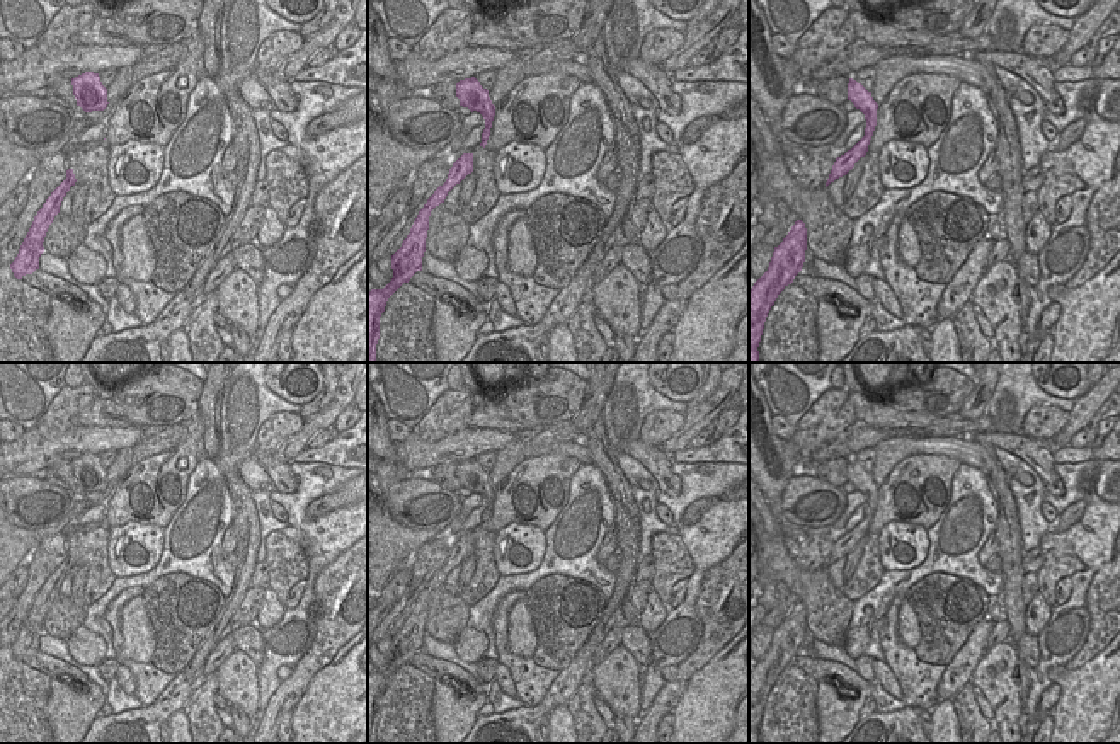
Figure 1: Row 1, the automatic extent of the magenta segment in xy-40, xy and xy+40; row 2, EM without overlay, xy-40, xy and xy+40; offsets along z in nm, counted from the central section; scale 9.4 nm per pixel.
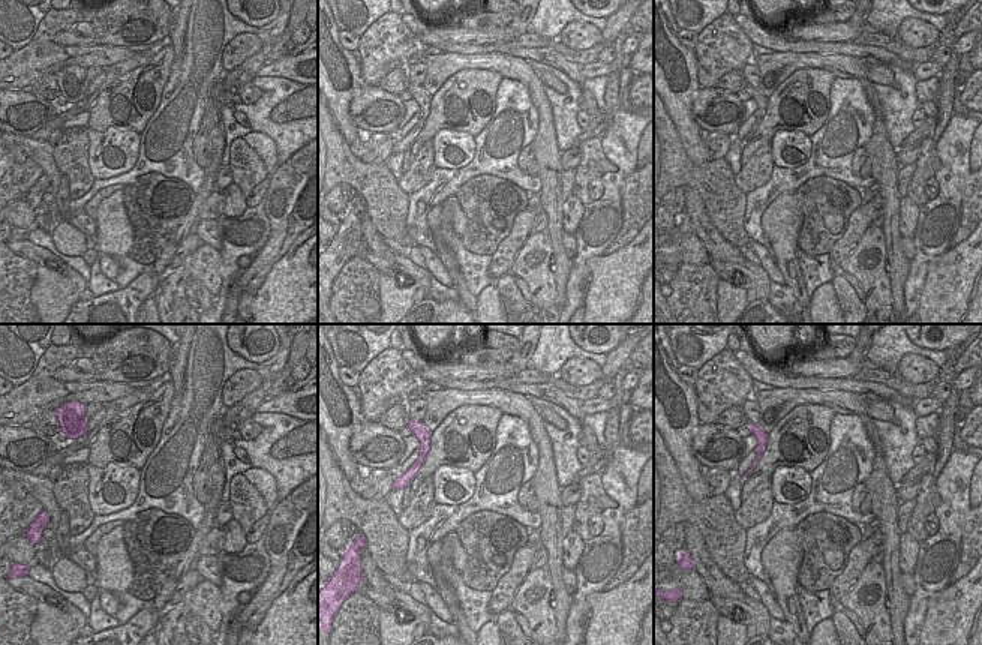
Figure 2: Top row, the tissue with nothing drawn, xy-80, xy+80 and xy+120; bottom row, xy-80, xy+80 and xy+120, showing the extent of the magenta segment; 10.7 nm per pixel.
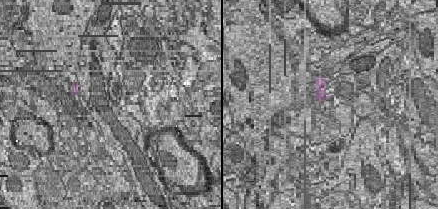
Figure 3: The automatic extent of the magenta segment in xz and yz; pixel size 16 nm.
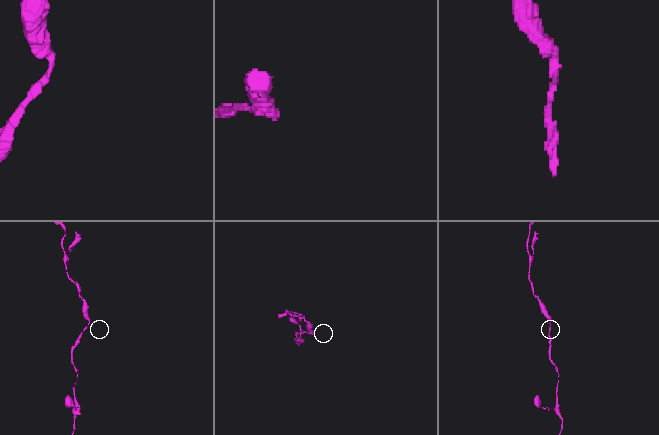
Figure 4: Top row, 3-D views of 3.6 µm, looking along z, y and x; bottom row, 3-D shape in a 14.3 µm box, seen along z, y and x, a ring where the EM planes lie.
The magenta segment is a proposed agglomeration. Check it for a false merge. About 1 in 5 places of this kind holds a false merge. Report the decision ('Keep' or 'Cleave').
Keep.

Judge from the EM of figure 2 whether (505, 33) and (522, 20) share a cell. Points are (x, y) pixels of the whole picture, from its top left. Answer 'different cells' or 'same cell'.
different cells

